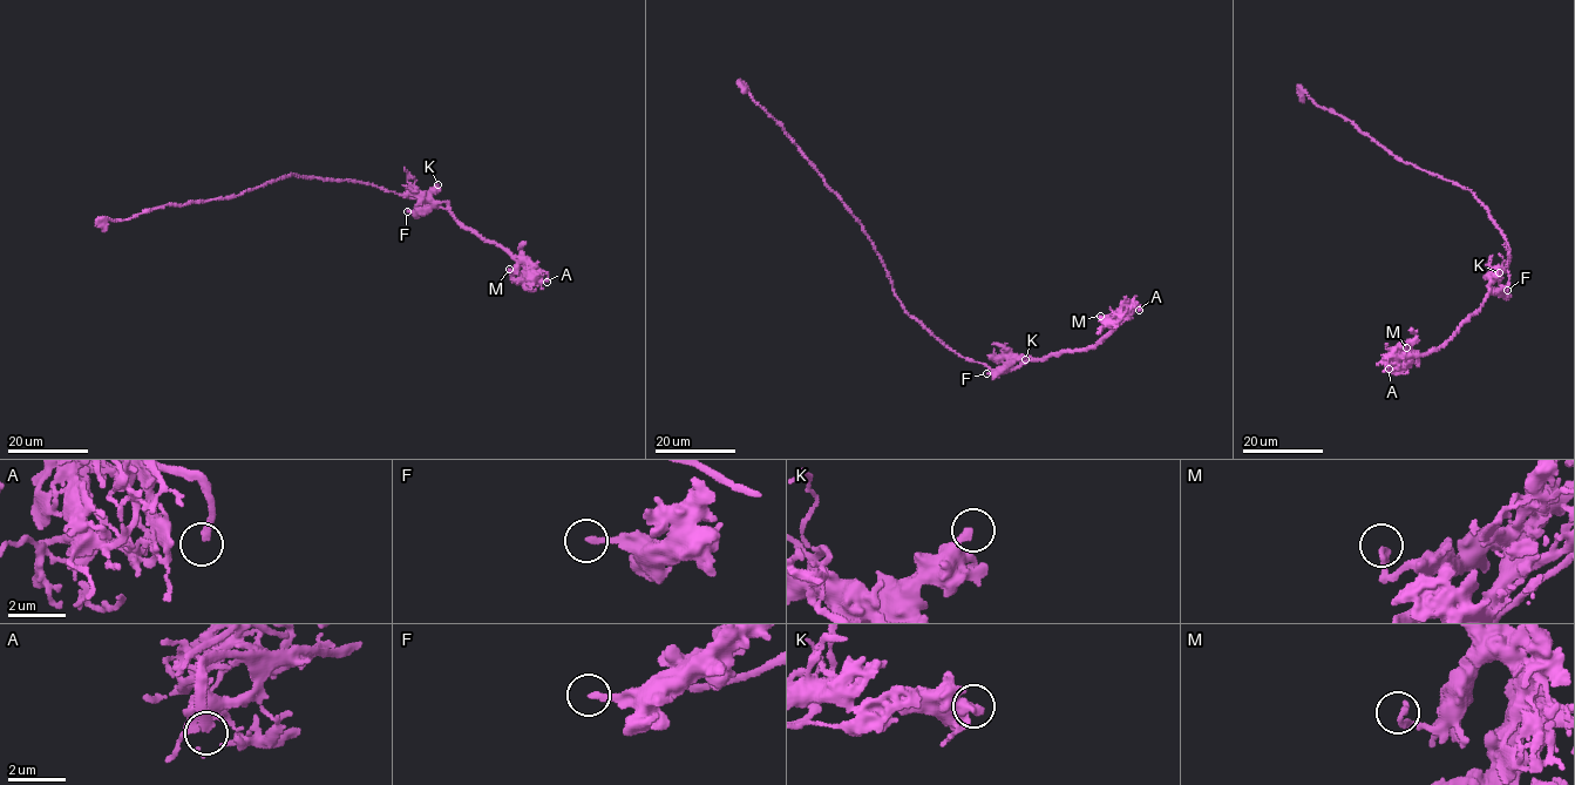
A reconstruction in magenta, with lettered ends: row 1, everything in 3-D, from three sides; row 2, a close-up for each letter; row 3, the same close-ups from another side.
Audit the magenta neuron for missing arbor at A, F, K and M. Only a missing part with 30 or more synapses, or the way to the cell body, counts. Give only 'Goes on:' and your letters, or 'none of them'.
Goes on: A

